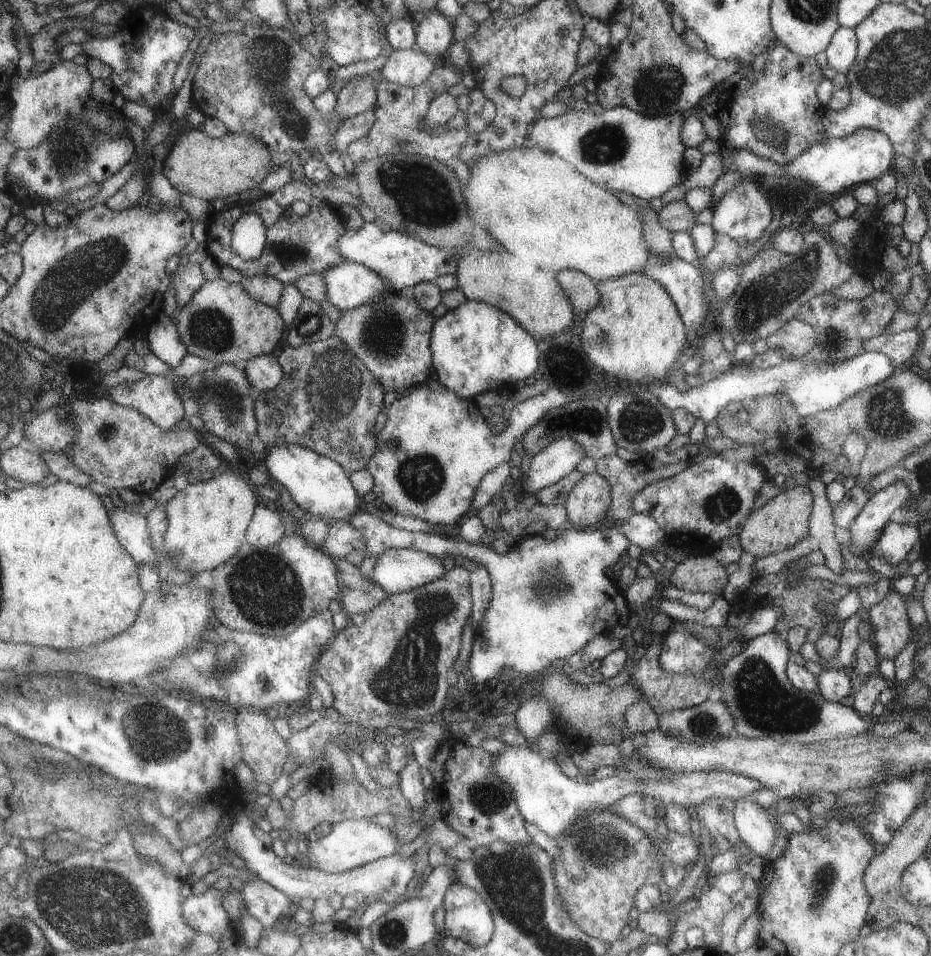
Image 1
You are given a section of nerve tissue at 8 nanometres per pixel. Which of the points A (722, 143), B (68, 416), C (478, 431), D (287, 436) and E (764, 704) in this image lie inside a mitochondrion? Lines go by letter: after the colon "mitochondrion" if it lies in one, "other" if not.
A: other
B: other
C: other
D: other
E: mitochondrion

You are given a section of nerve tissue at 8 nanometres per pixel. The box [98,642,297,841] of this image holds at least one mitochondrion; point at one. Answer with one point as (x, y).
(155, 734)

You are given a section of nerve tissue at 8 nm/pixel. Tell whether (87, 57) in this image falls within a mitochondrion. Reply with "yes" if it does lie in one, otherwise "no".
no

